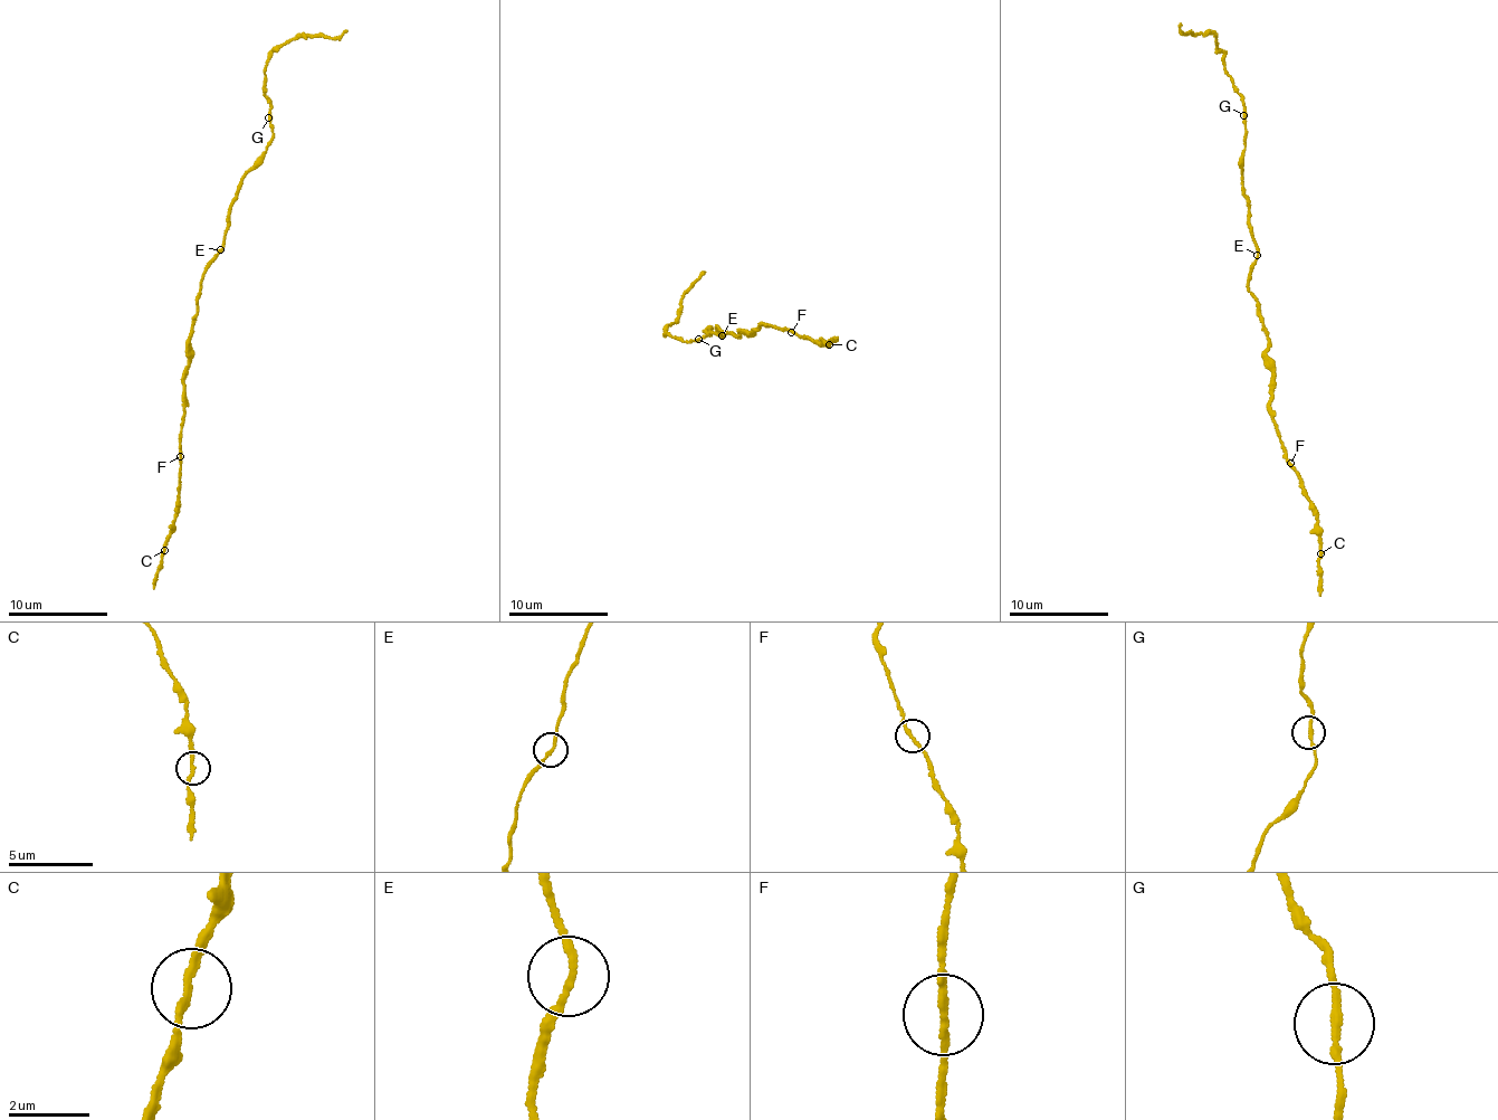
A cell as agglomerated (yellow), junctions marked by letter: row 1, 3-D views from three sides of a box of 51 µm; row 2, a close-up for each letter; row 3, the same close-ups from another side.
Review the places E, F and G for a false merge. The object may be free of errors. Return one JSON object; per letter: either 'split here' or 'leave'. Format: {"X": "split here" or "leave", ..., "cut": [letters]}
{"E": "leave", "F": "leave", "G": "leave", "cut": []}

